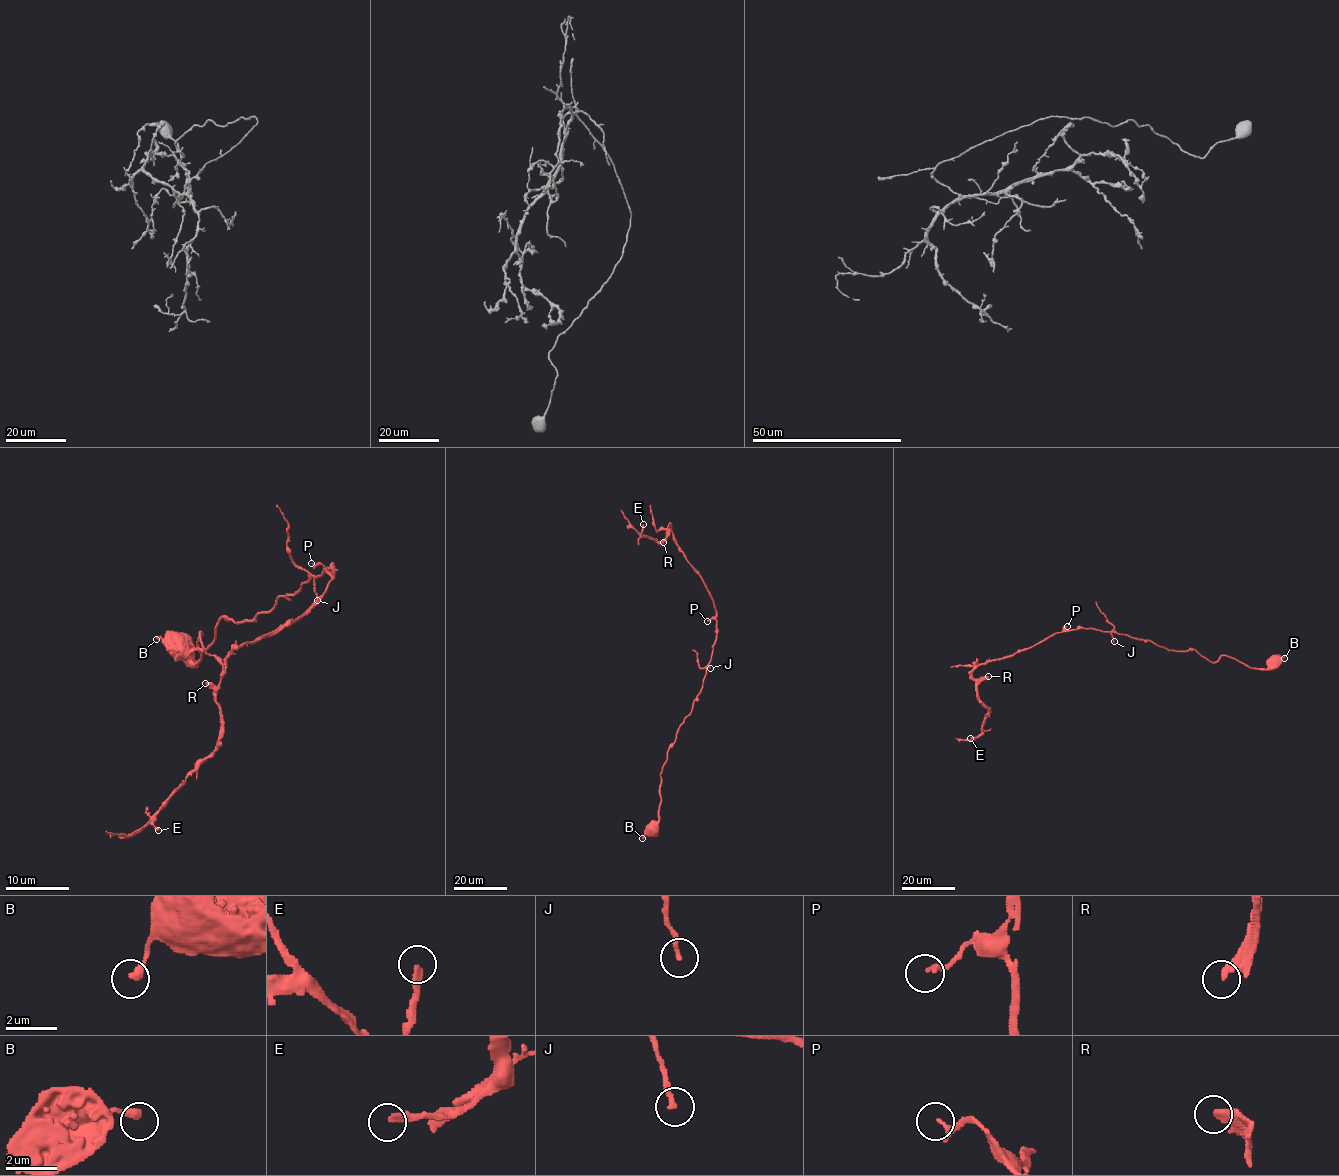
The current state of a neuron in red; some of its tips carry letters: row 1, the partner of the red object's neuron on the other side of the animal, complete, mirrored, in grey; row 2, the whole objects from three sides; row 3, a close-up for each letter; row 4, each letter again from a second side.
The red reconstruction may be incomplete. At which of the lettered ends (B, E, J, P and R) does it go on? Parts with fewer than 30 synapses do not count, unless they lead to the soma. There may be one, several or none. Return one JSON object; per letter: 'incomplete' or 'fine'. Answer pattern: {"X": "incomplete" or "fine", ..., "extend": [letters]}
{"B": "fine", "E": "fine", "J": "fine", "P": "fine", "R": "incomplete", "extend": ["R"]}

